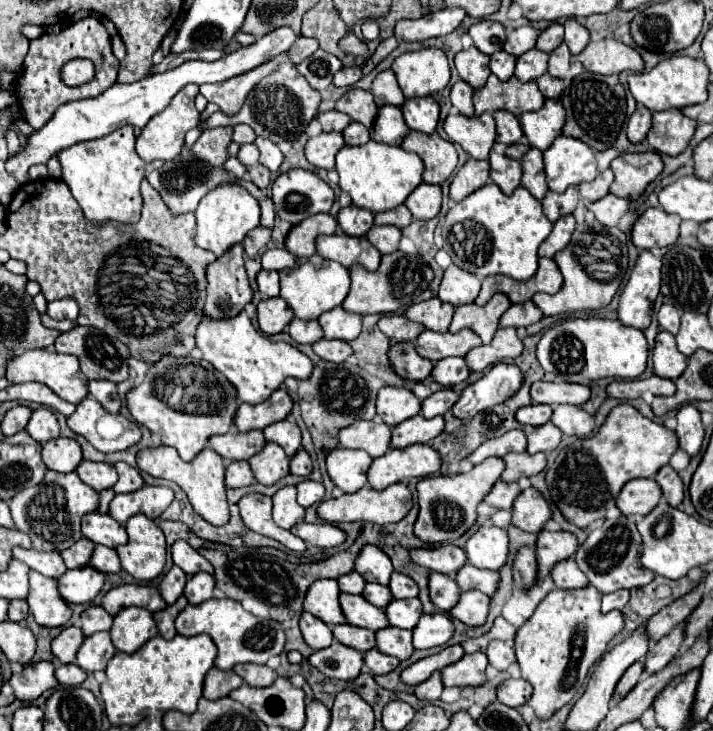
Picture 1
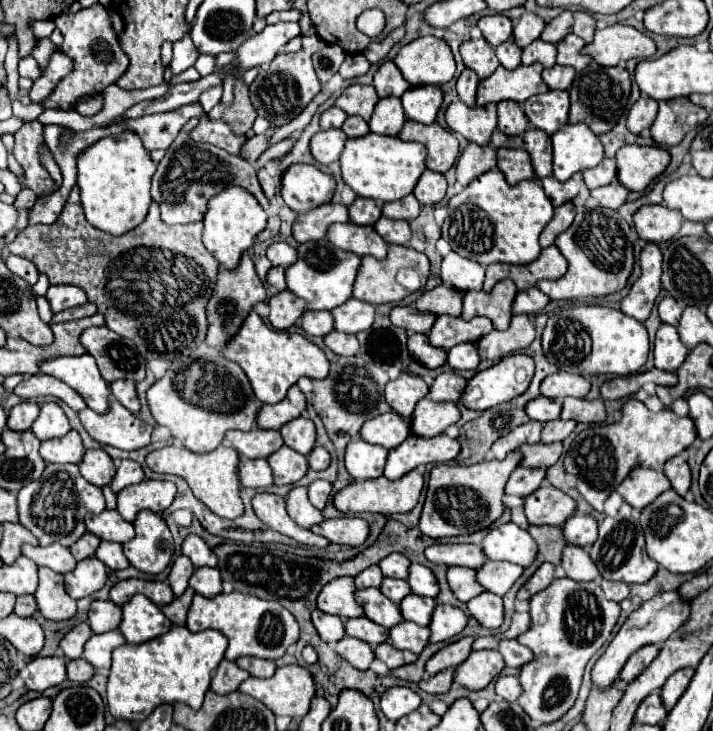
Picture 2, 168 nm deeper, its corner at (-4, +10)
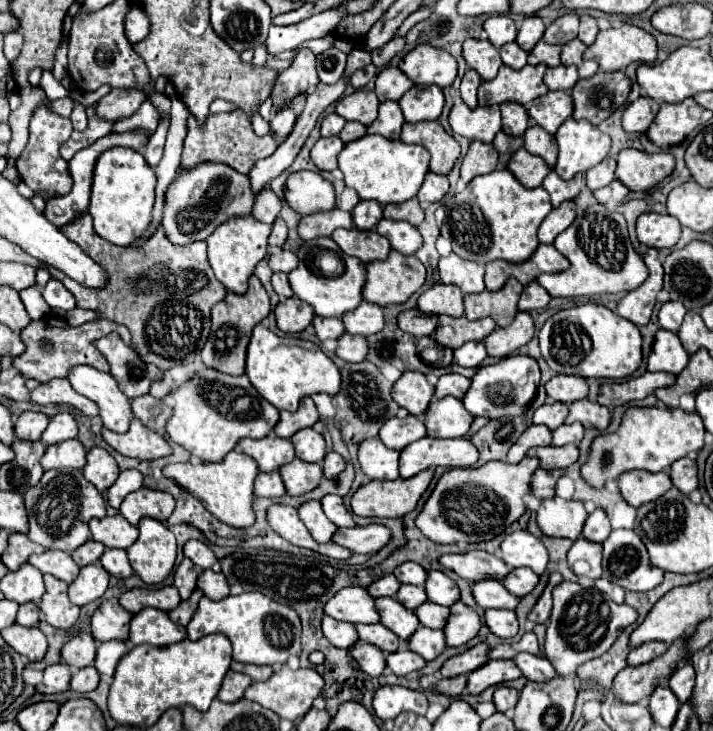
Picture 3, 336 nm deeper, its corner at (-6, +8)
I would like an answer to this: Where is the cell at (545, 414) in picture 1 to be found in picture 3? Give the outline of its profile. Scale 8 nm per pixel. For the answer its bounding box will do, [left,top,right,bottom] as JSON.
[533,402,567,430]

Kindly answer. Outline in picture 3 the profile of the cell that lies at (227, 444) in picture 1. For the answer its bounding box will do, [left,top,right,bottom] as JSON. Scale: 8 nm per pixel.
[237,434,295,472]

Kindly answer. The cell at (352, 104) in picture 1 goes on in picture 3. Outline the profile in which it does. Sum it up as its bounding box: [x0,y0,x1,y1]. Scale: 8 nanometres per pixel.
[335,90,379,126]

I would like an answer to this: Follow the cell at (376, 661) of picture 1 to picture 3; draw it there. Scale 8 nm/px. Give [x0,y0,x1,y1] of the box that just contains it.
[387,650,425,676]

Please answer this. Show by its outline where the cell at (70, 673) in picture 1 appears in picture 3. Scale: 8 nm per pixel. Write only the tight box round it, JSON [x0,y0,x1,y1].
[71,666,99,692]

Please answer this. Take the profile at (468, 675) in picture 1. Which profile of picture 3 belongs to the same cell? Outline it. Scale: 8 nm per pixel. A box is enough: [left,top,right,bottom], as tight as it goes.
[467,660,521,694]

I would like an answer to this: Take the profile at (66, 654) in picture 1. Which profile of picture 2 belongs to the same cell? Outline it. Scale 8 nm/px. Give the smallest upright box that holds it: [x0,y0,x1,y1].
[59,622,93,660]

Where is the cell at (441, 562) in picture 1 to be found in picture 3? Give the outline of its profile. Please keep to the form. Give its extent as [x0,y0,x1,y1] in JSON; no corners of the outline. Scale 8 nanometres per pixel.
[439,550,509,582]

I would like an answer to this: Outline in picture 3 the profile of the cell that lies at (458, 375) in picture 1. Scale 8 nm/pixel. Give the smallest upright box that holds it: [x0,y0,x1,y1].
[455,342,487,368]

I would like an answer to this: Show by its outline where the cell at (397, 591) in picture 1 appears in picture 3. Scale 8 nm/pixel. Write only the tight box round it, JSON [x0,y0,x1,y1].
[425,570,459,606]

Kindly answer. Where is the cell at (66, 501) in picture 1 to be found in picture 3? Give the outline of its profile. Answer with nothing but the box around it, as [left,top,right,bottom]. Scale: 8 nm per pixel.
[25,470,105,552]

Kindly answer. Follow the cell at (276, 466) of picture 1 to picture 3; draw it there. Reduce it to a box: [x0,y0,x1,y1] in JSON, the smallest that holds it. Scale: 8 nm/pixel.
[279,458,323,496]

